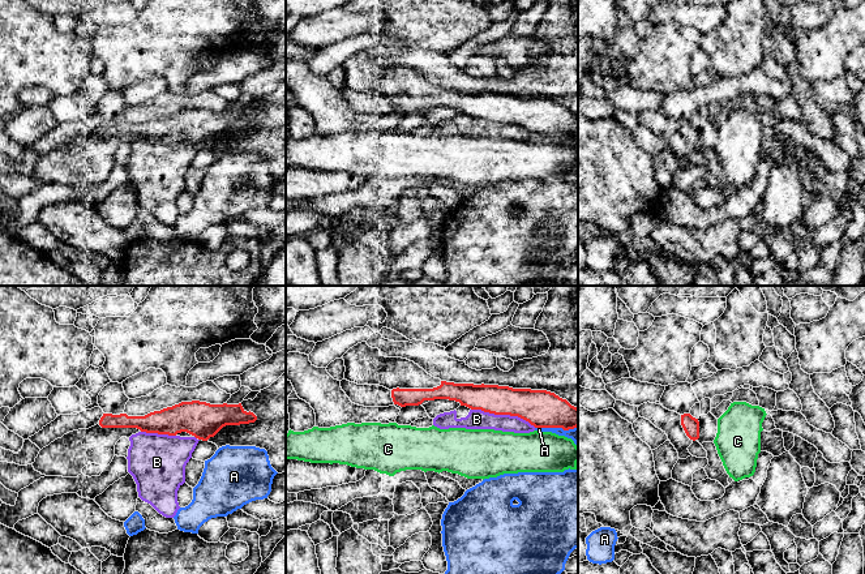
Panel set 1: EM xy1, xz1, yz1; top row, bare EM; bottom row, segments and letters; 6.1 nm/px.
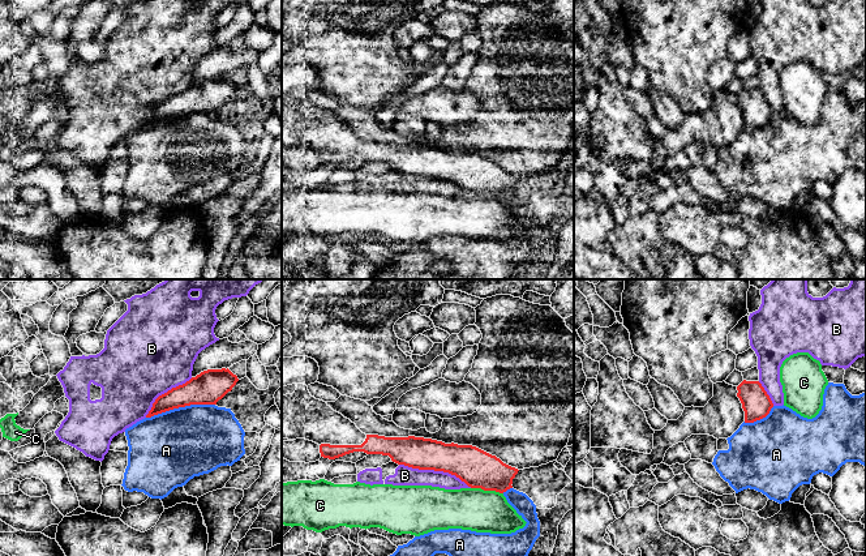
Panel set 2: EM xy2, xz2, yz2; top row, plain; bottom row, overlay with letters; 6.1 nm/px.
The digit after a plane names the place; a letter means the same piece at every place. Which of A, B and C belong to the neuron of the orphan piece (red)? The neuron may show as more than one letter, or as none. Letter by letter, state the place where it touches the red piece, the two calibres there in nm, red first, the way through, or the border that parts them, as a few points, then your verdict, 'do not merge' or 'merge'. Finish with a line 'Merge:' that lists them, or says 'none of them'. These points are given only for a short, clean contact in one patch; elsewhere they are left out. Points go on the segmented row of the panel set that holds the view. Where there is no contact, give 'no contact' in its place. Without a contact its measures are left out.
A: meets red in xy2 at (180, 406); 200 nm thick on the red side, 440 nm on the other; do not merge
B: meets red in xz2 at (436, 470); 220 nm thick on the red side, 120 nm on the other; do not merge
C: meets red in xz2 at (487, 490); 240 nm thick on the red side, 260 nm on the other; do not merge
Merge: none of them

